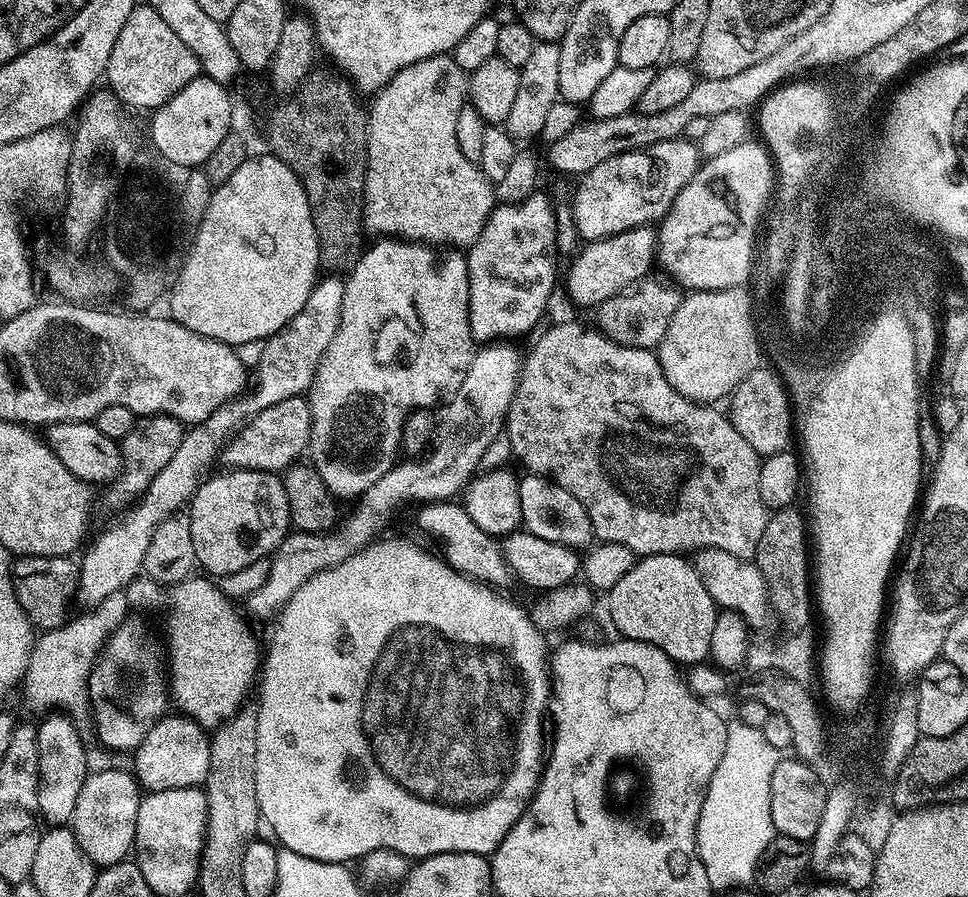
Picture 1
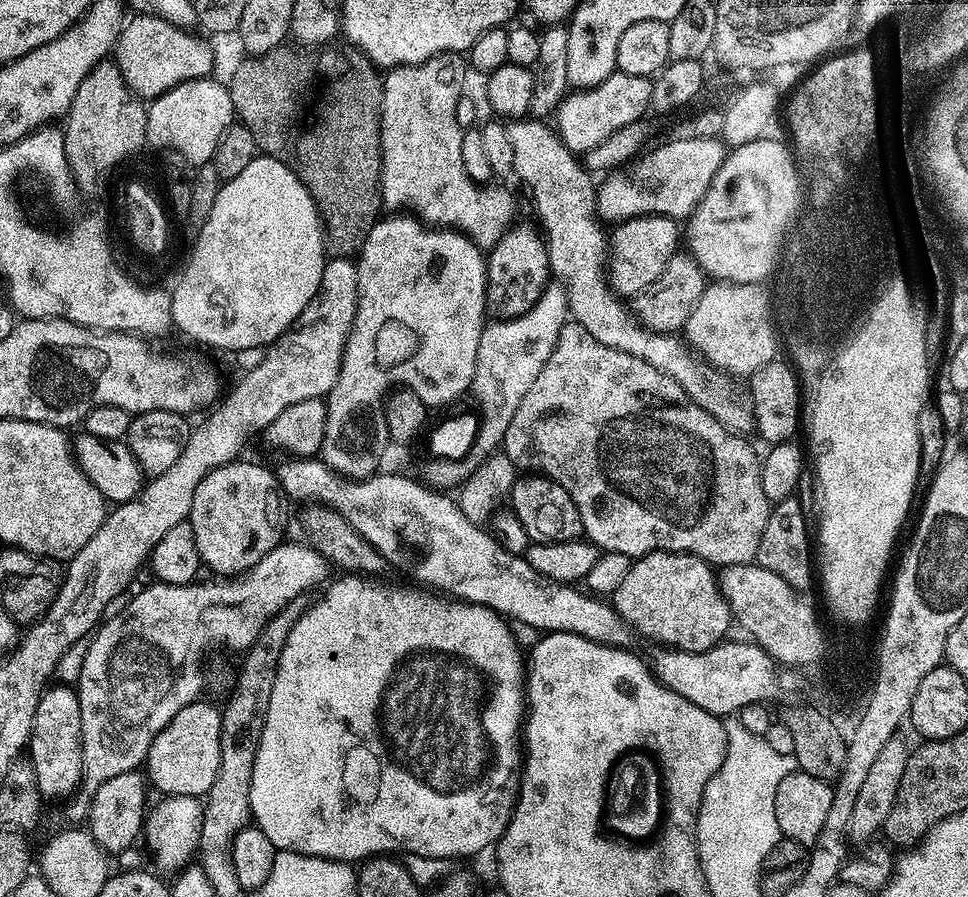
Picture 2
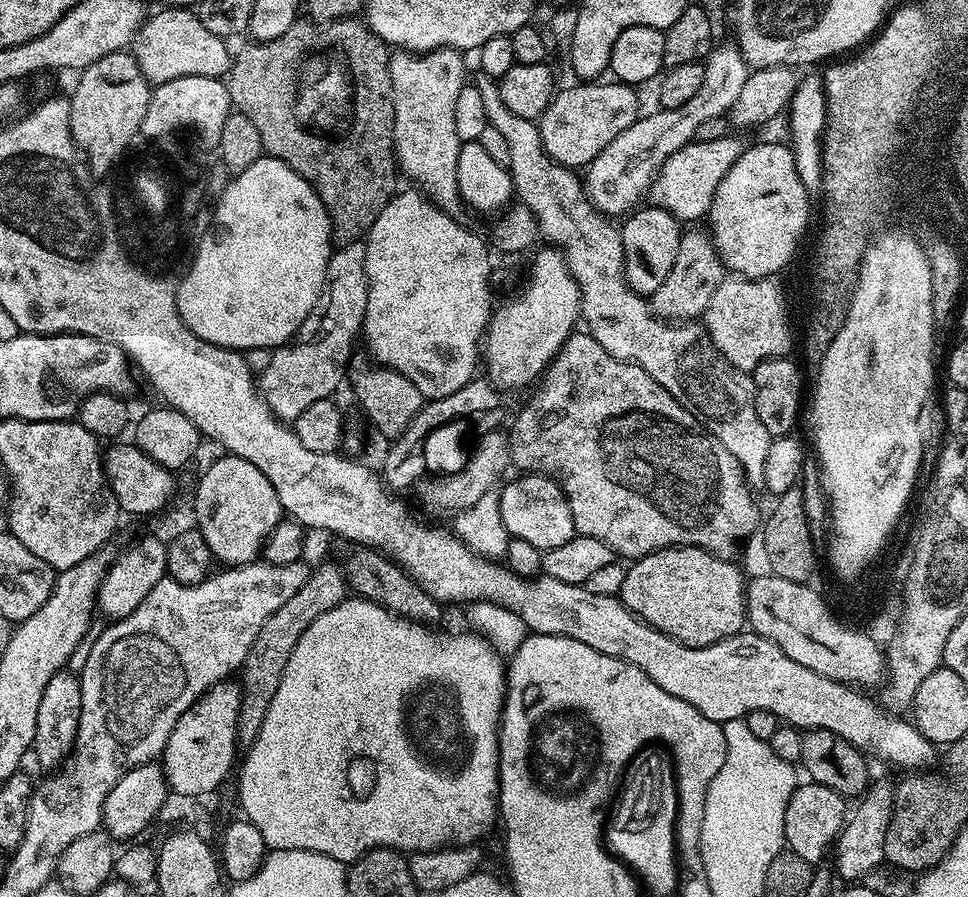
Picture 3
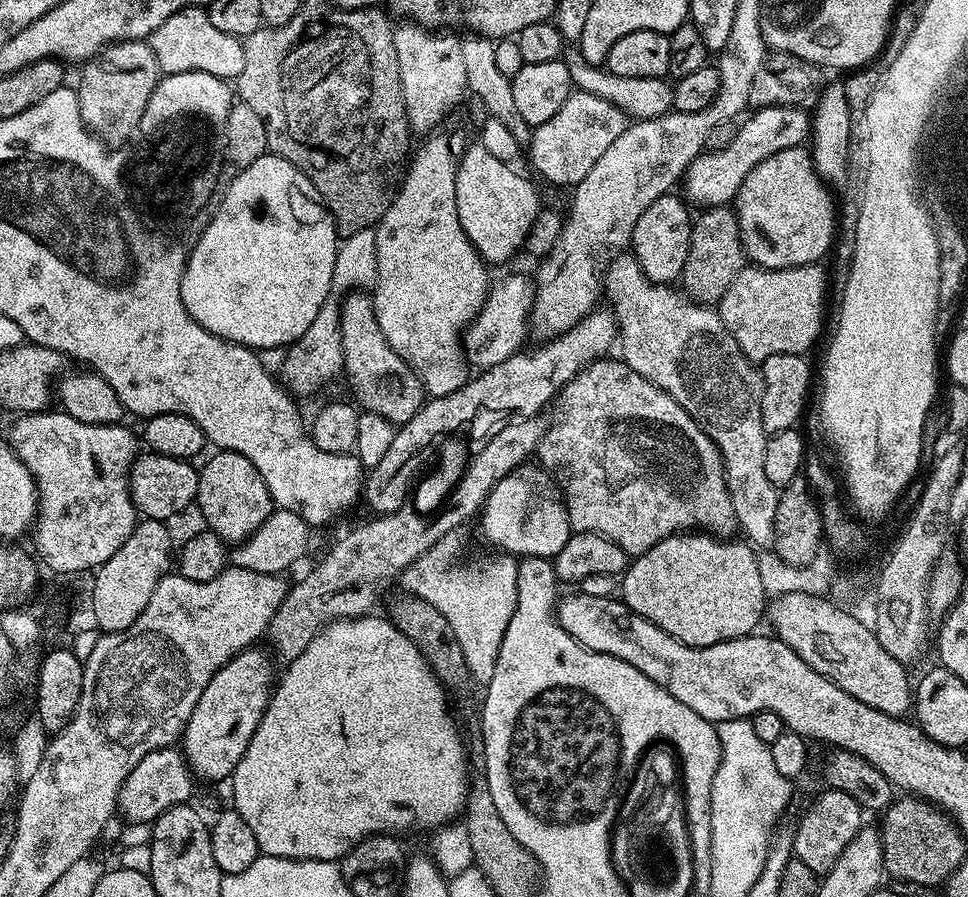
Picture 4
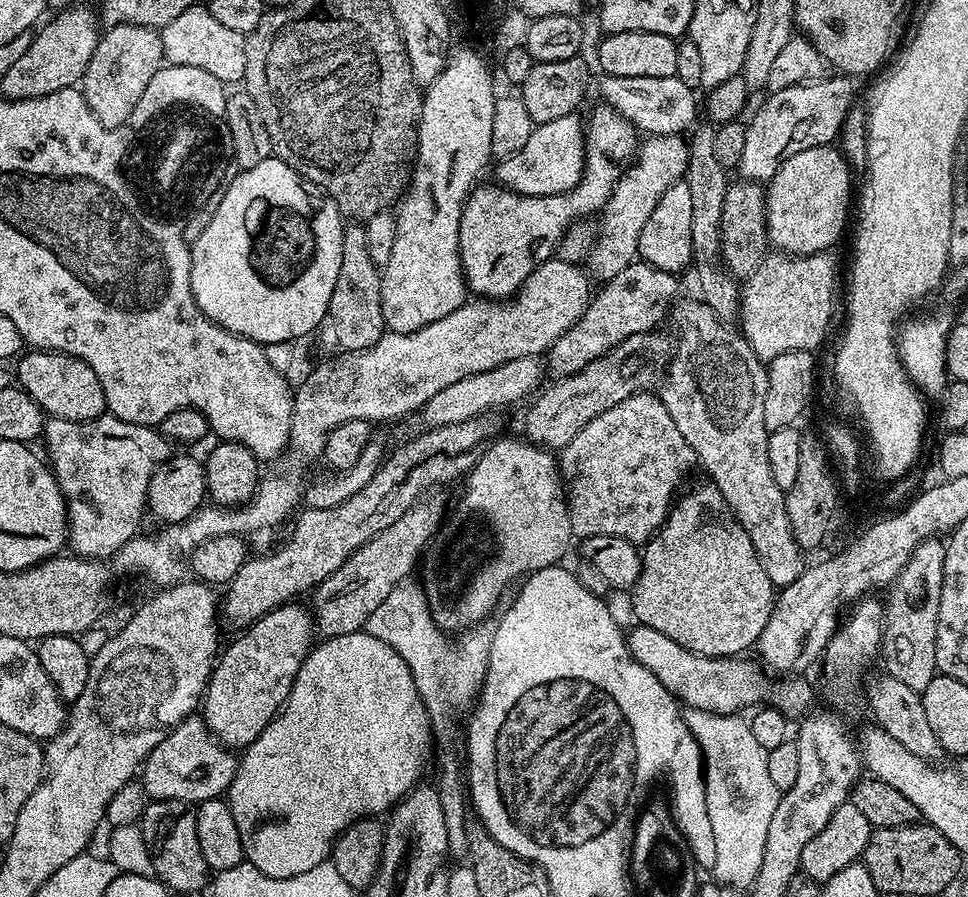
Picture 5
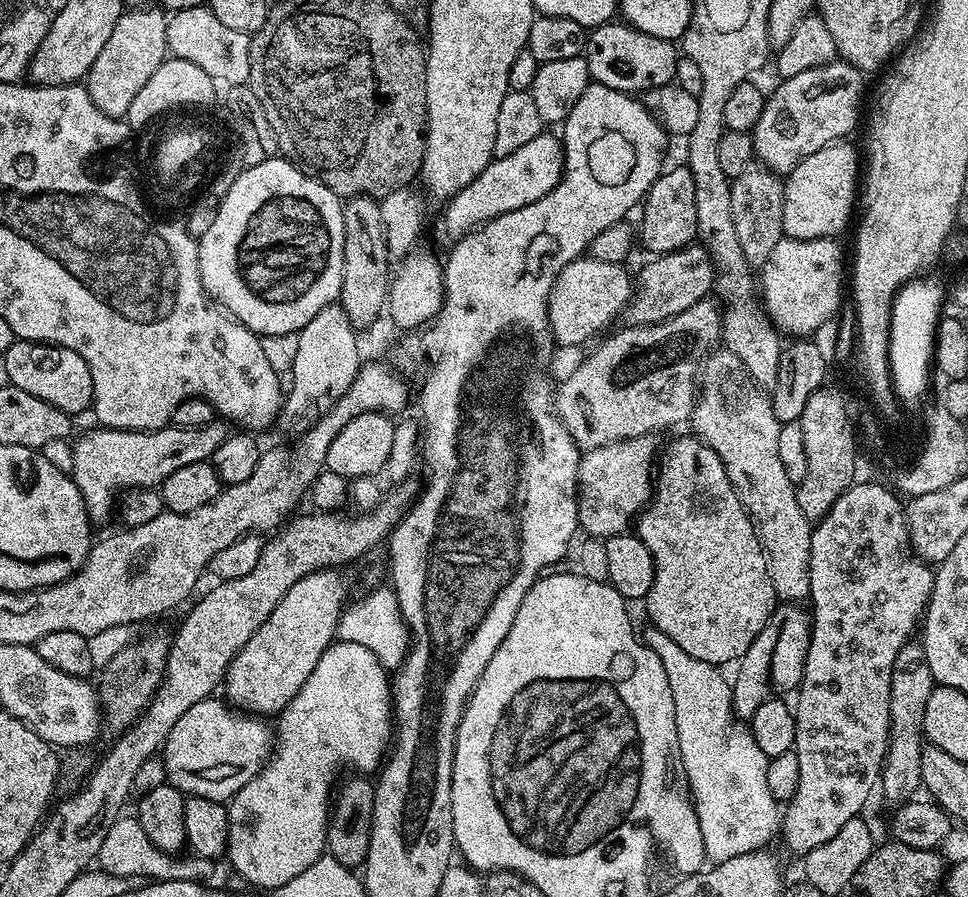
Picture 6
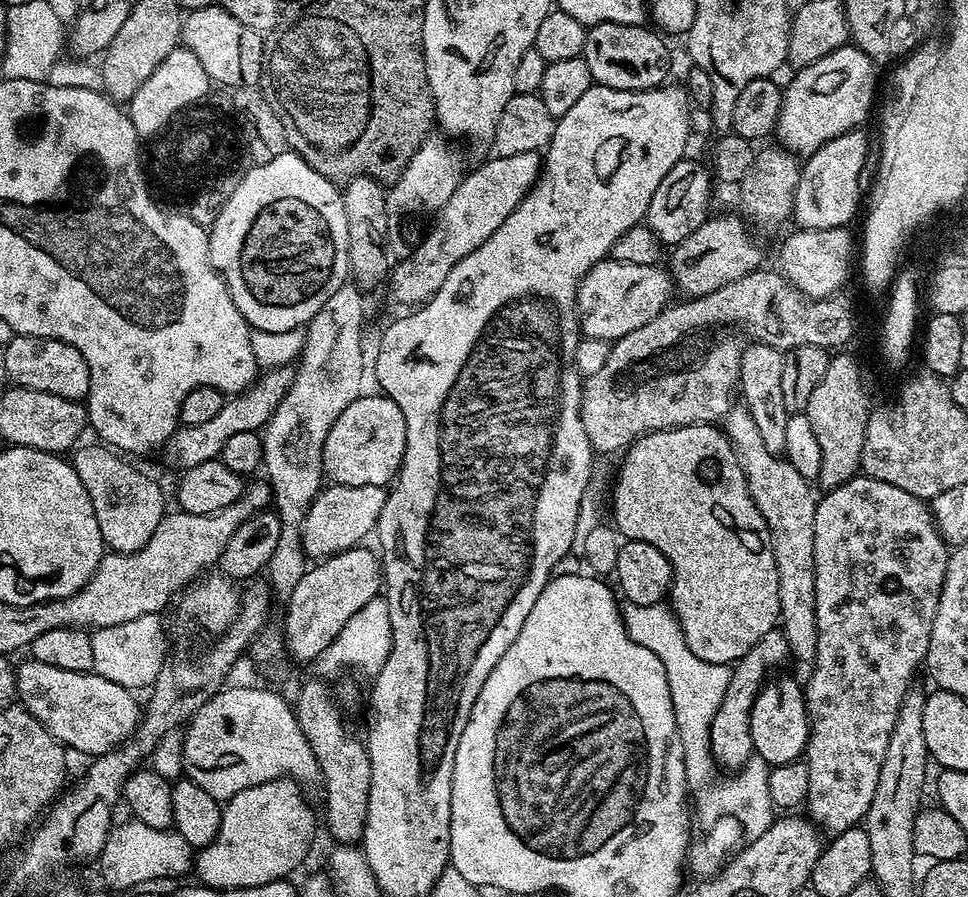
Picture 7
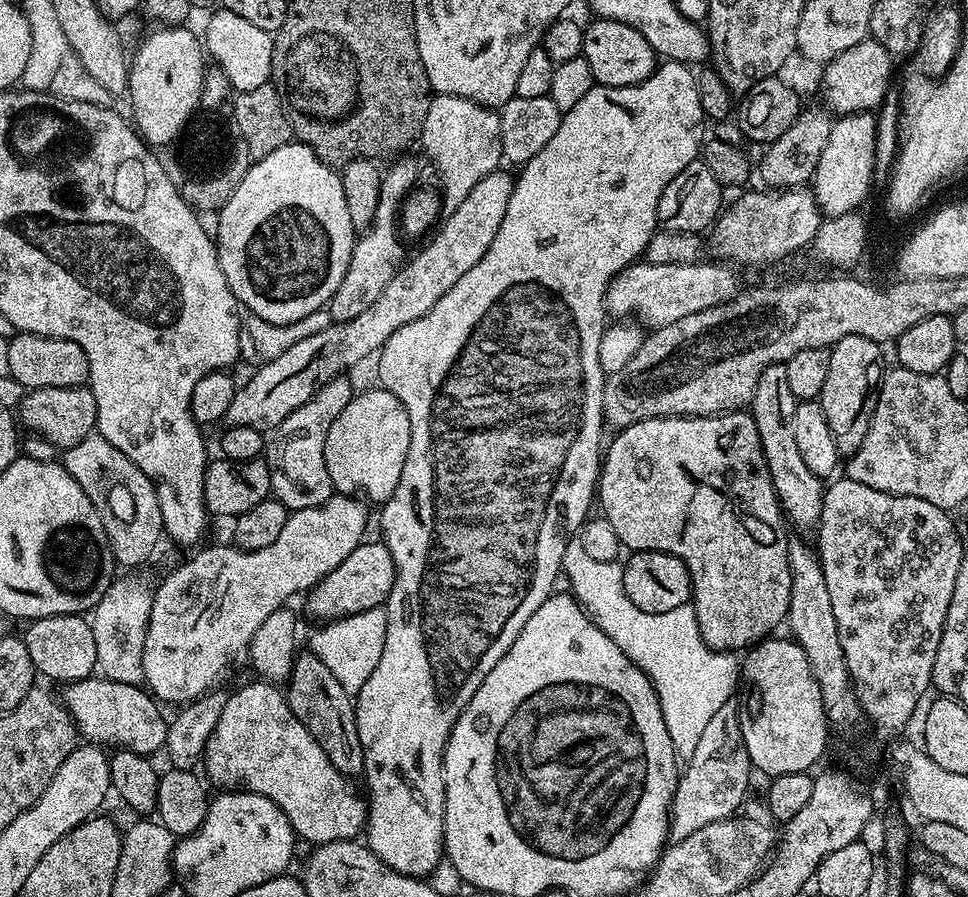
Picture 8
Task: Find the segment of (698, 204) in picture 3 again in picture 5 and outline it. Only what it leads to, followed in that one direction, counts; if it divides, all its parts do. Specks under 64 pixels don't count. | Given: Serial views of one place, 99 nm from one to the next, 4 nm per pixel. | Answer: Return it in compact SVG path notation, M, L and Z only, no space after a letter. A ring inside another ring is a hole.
M835 74L817 84L801 82L775 89L764 105L746 124L746 146L738 161L739 175L753 182L767 182L790 150L810 150L819 144L832 144L841 135L844 121L853 111L852 84L847 75ZM852 83L852 84L851 84Z

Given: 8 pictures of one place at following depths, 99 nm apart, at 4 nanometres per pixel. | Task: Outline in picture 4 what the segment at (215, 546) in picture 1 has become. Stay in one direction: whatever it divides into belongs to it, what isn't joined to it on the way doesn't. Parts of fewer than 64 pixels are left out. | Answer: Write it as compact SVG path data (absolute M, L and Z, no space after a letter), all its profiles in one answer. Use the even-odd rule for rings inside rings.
M213 451L213 456L199 469L200 481L194 501L195 507L200 507L200 516L205 520L207 531L218 534L225 544L235 546L243 544L252 536L269 515L274 505L272 496L268 493L262 474L241 452Z

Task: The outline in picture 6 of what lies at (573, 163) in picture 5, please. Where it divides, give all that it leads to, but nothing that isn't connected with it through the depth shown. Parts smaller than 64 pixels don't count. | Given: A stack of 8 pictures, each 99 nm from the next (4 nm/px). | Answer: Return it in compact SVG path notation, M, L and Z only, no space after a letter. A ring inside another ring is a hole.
M542 134L509 156L497 156L458 194L443 205L444 213L436 224L436 232L451 246L463 236L470 236L480 225L495 216L530 206L554 190L564 174L564 146L559 135Z

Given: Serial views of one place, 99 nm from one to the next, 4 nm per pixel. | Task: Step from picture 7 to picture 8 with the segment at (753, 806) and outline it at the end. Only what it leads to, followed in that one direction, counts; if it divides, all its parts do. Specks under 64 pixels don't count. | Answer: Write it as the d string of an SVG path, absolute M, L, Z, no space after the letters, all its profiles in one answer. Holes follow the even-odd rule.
M574 538L566 546L564 563L562 565L563 579L568 579L571 595L575 596L580 607L587 612L589 618L598 625L602 634L630 658L630 662L637 664L650 678L650 682L656 691L656 697L662 710L662 718L666 722L666 730L670 733L670 742L674 746L677 757L690 758L694 754L694 746L698 746L698 738L702 738L702 730L714 718L714 713L733 699L732 691L737 691L741 683L741 661L736 652L717 652L711 648L702 638L696 611L691 603L678 606L674 610L666 610L666 614L646 614L646 610L638 610L630 598L626 598L626 586L624 585L623 563L611 560L610 562L598 562L586 554L582 542Z

